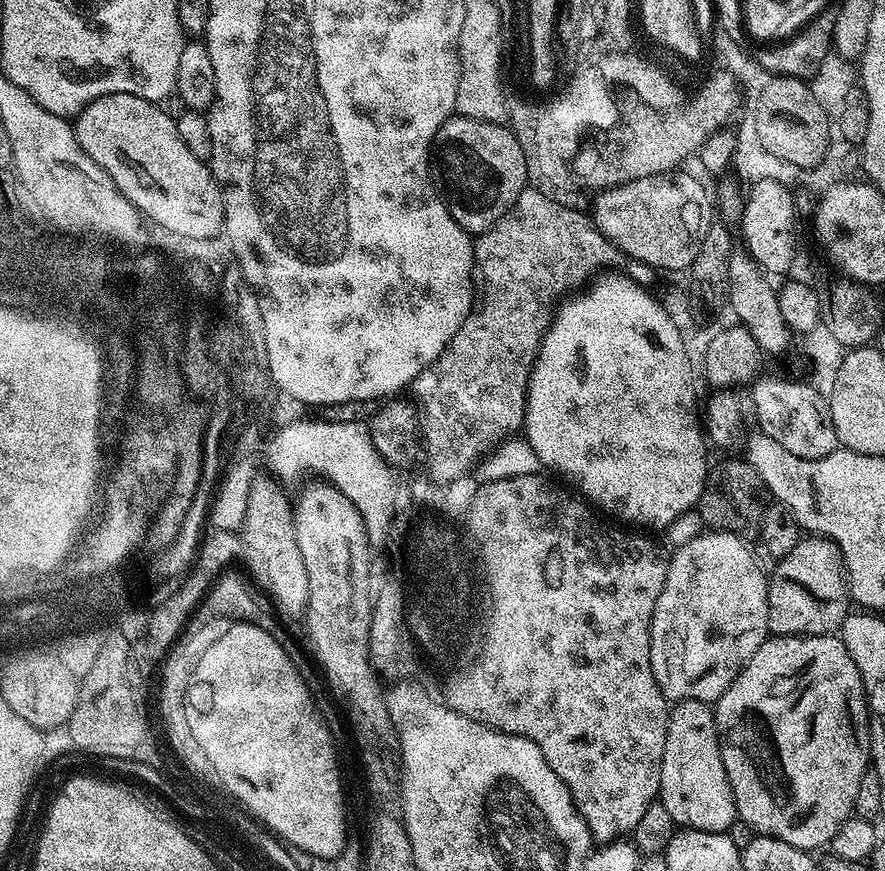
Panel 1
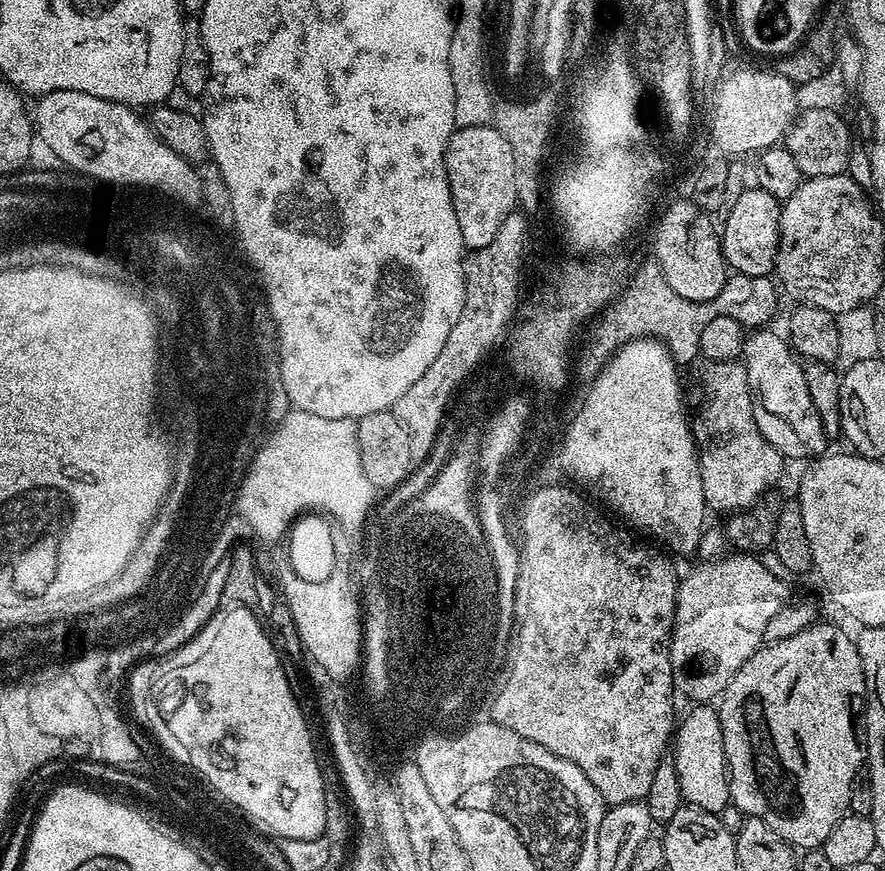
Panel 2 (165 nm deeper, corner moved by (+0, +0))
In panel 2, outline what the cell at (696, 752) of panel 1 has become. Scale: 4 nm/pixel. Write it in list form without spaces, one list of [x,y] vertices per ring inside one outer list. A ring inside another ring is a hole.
[[[696,702],[688,713],[679,717],[674,728],[674,747],[670,762],[676,767],[680,795],[685,805],[707,812],[720,813],[729,807],[728,759],[724,753],[724,735],[719,711],[711,703]]]

